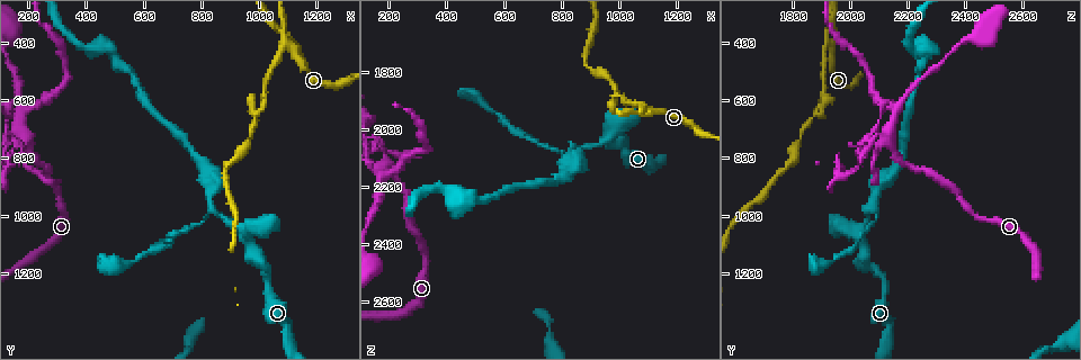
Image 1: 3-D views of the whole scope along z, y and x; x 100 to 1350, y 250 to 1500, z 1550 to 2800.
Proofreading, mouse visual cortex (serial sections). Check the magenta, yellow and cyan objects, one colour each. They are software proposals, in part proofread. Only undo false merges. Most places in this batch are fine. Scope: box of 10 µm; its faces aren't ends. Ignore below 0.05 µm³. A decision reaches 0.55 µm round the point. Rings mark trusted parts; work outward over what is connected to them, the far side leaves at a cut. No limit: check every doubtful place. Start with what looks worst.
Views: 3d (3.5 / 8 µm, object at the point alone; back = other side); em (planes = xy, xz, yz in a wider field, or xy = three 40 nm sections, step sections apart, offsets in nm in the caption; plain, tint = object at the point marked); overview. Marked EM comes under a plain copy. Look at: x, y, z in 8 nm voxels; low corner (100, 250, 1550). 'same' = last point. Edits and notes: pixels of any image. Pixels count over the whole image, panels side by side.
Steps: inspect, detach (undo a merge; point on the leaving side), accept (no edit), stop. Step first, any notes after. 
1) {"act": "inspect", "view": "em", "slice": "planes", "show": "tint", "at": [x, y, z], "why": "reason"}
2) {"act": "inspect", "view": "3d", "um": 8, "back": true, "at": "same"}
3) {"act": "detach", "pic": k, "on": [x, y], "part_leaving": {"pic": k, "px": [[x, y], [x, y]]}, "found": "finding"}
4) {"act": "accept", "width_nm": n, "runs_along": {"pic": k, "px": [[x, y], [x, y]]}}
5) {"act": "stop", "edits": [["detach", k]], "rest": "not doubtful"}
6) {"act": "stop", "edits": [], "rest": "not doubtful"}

{"act": "inspect", "view": "3d", "um": 3.5, "at": [1120, 410, 1940]}

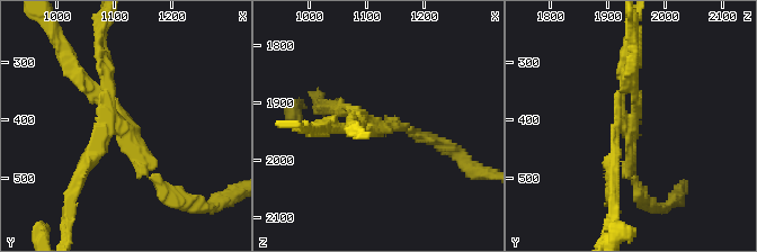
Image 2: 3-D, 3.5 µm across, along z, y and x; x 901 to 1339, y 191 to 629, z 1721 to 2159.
{"act": "inspect", "view": "em", "slice": "xy", "step": 3, "show": "tint", "at": [1120, 415, 1935], "arms": 4, "arm_widths_nm": [150, 150, 150, 150], "why": "now the EM"}

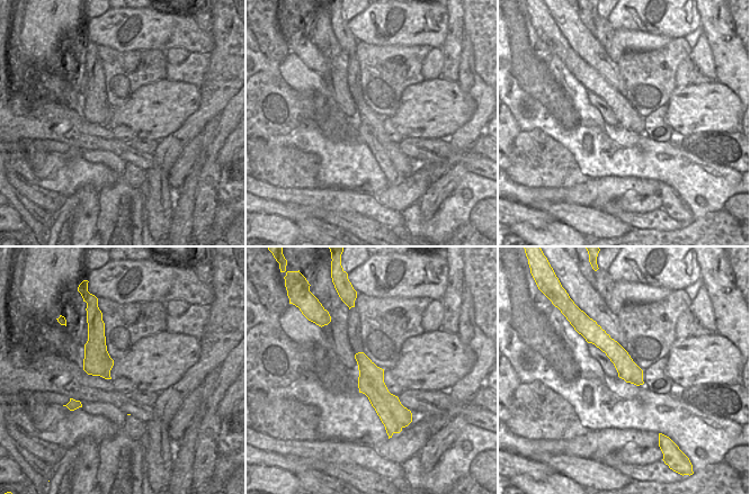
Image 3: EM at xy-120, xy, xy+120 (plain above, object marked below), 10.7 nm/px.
{"act": "detach", "pic": 2, "on": [104, 69], "part_leaving": {"pic": 2, "px": [[114, 125], [89, 156], [65, 222]]}, "found": "a second cell is stuck on"}

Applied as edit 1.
{"act": "inspect", "view": "3d", "um": 8, "at": [200, 770, 2150], "why": "abrupt turn"}

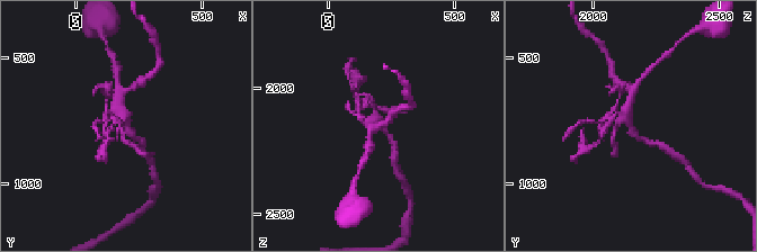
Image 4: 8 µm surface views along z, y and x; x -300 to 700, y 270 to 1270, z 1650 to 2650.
{"act": "inspect", "view": "3d", "um": 3.5, "at": "same", "why": "zoom in"}

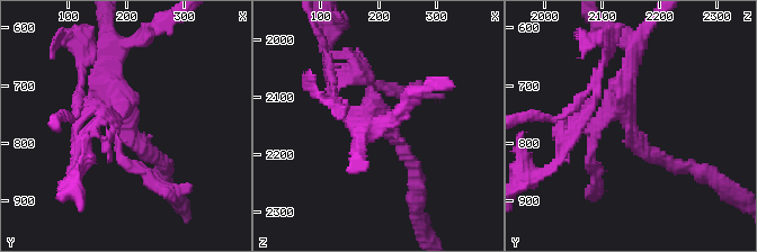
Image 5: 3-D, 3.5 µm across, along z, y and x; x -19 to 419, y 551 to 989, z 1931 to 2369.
{"act": "inspect", "view": "em", "slice": "xy", "step": 2, "show": "tint", "at": [205, 765, 2150]}

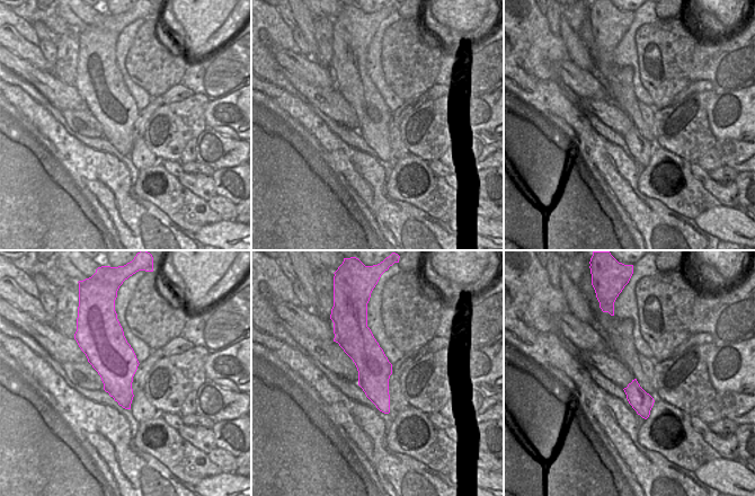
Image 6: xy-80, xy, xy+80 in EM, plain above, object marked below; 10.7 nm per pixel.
{"act": "detach", "pic": 5, "on": [572, 116], "part_leaving": {"pic": 5, "px": [[591, 118], [580, 108], [554, 167]]}, "found": "two cells meet here"}

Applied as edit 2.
{"act": "inspect", "view": "overview", "why": "redraw"}

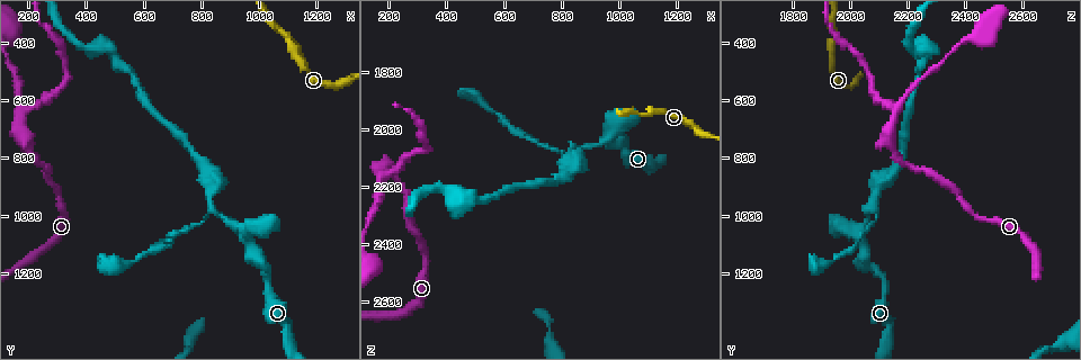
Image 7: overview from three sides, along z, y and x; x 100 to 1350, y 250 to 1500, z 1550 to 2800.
{"act": "inspect", "view": "3d", "um": 3.5, "at": [180, 650, 2150], "why": "thick turns thin"}

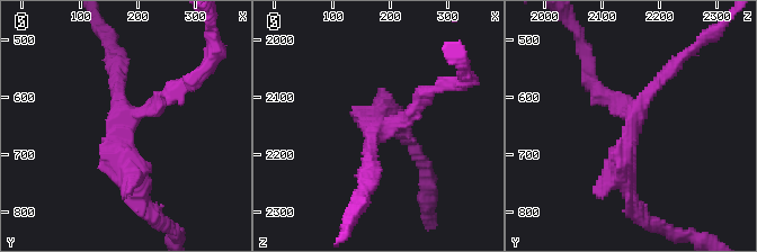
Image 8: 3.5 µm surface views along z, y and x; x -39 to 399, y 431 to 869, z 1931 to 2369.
{"act": "inspect", "view": "em", "slice": "xy", "step": 5, "show": "tint", "at": [180, 645, 2155]}

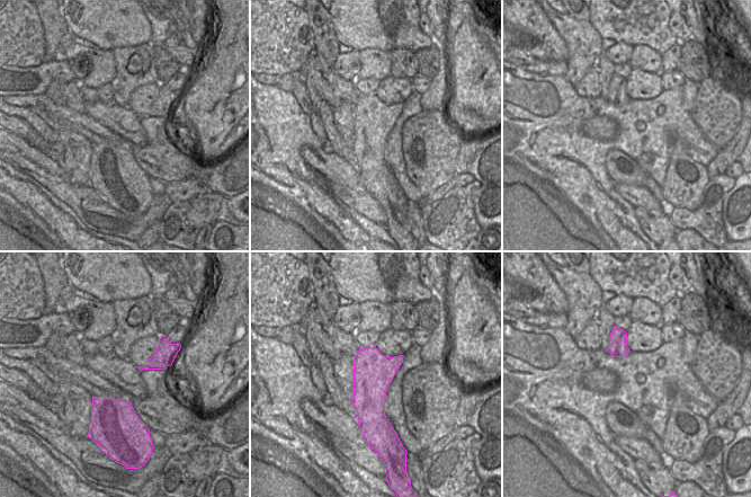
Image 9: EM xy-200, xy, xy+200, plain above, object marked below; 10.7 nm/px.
{"act": "accept", "arm_widths_nm": [200, 200, 350], "runs_along": {"pic": 8, "px": [[629, 190], [634, 115], [675, 63]]}, "found": "all the same cell"}

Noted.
{"act": "inspect", "view": "3d", "um": 3.5, "at": [830, 970, 2080]}

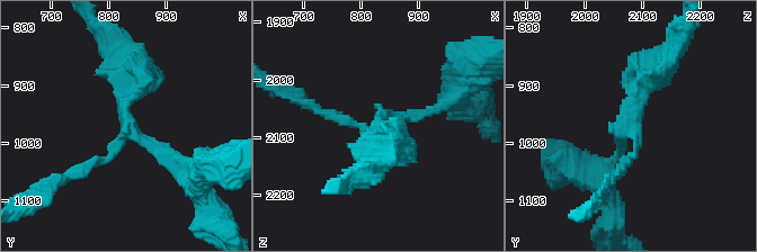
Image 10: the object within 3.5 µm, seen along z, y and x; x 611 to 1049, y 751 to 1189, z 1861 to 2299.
{"act": "inspect", "view": "em", "slice": "xy", "step": 2, "show": "tint", "at": [835, 975, 2070], "arms": 3, "arm_widths_nm": [150, 150, 300]}

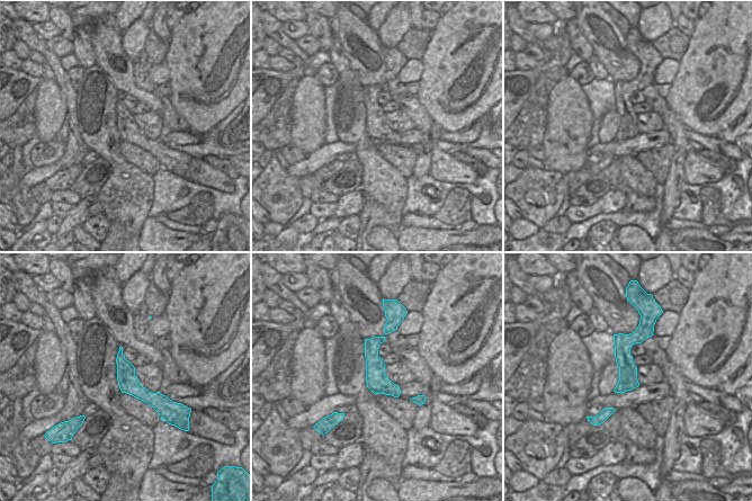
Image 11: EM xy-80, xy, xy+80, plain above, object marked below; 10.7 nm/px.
{"act": "inspect", "view": "em", "slice": "xy", "step": 3, "show": "tint", "at": "same", "why": "another direction"}

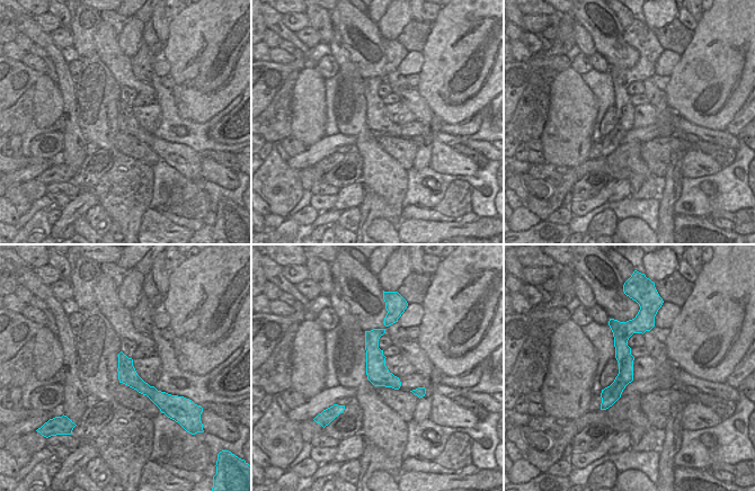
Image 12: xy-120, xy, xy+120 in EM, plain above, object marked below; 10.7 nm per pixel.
{"act": "accept", "runs_along": {"pic": 12, "px": [[637, 323], [623, 337], [623, 378], [603, 407]]}, "found": "one cell here"}

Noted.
{"act": "stop", "edits": [["detach", 2], ["detach", 5]], "rest": "not doubtful"}

